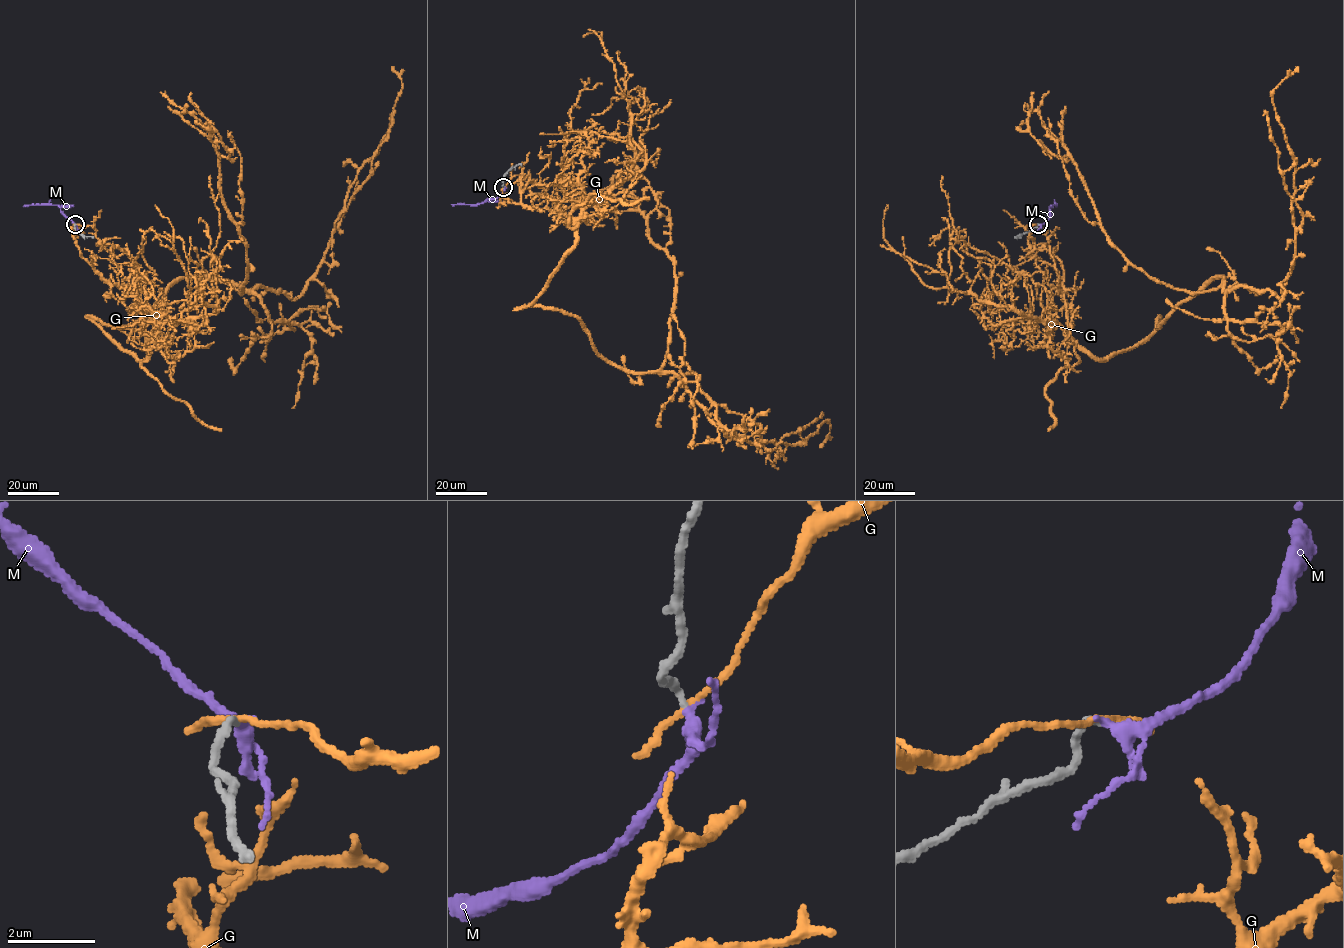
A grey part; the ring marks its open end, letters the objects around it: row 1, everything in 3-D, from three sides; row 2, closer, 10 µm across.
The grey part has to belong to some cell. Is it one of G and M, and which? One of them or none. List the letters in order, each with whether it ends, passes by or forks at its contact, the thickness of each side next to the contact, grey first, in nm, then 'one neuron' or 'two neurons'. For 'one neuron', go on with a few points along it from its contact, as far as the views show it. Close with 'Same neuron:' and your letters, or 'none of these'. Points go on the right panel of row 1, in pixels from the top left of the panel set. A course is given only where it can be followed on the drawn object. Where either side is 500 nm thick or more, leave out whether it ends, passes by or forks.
G: it passes by; 170 nm thick on the grey side, 120 nm on the other; two neurons
M: it passes by; 160 nm thick on the grey side, 260 nm on the other; one neuron; it runs (1038, 224), (1049, 218), (1050, 205), (1056, 206)
Same neuron: M

